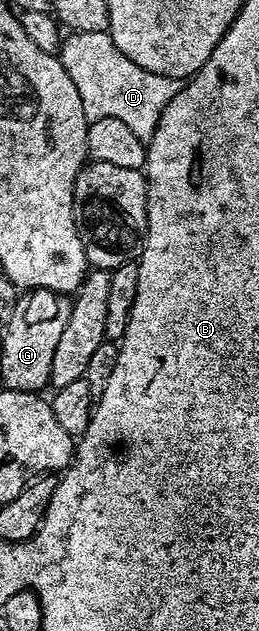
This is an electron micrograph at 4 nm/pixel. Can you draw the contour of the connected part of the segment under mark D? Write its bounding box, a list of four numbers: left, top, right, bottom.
[59,31,183,141]

